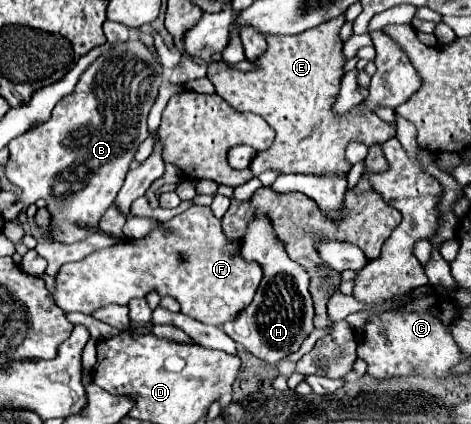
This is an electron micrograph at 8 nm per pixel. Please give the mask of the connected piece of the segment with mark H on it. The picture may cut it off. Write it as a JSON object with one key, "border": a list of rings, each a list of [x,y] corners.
{"border":[[[255,216],[249,220],[243,240],[243,258],[259,262],[265,276],[257,288],[255,300],[233,322],[227,322],[223,330],[253,356],[275,364],[297,352],[301,342],[313,332],[315,308],[309,292],[311,276],[305,272],[305,268],[289,258],[285,246],[273,232],[273,222],[269,216]]]}

